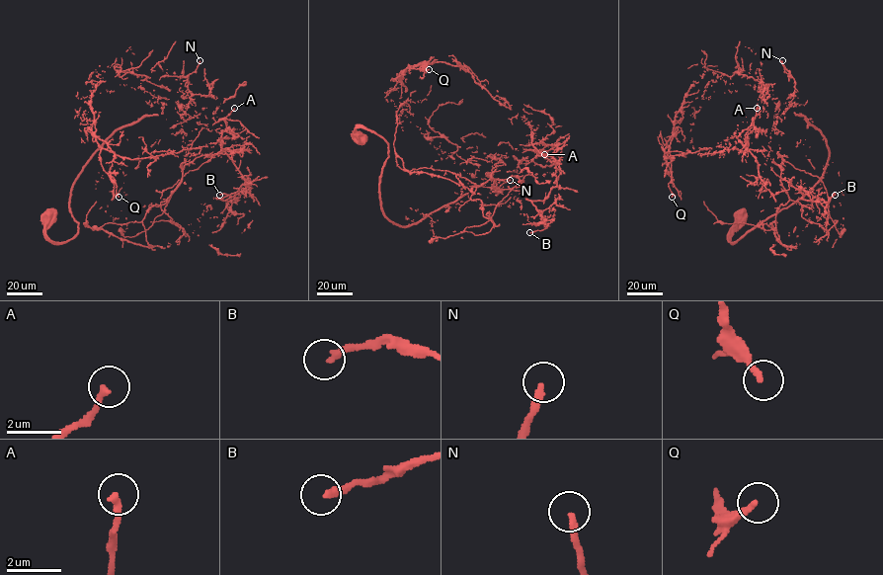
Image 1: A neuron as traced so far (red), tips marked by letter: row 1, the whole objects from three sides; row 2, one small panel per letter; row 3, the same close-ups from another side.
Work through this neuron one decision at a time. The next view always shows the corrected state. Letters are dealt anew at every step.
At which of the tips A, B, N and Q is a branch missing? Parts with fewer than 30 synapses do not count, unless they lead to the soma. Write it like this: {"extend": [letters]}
{"extend": ["N"]}

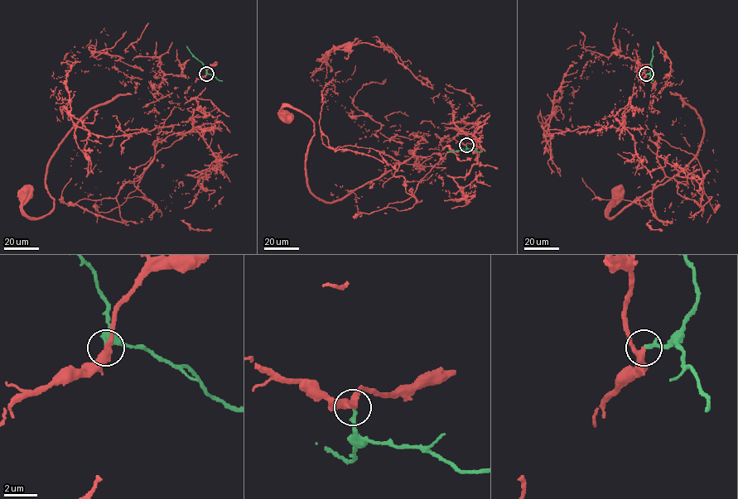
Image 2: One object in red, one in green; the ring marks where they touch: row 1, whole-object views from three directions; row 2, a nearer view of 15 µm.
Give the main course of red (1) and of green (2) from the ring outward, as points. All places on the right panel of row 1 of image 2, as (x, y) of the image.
1: (646, 74), (628, 107), (647, 116), (645, 134), (664, 178), (650, 204), (631, 201), (608, 218), (618, 191)
2: (646, 74), (652, 69), (653, 46)

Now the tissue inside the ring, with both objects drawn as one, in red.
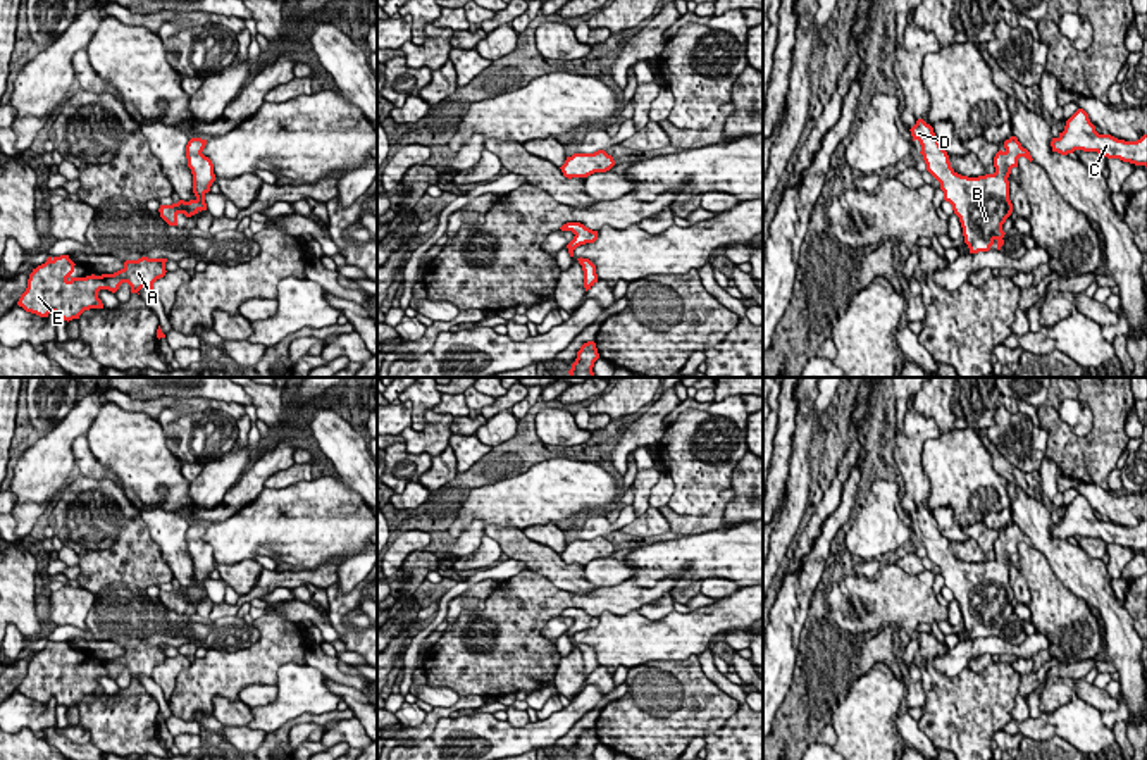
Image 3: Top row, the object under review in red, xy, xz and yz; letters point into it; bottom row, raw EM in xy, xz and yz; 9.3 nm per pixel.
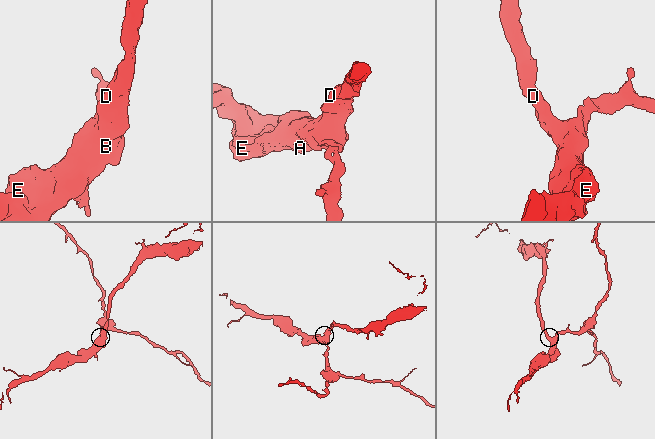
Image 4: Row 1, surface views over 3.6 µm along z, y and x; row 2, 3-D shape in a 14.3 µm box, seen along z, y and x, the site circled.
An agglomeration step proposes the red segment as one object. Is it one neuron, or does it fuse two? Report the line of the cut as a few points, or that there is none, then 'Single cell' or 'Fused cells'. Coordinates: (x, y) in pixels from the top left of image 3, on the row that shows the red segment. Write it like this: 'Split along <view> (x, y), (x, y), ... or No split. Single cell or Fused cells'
No split. Single cell

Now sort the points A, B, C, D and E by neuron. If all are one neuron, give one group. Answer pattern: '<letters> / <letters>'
A B C D E

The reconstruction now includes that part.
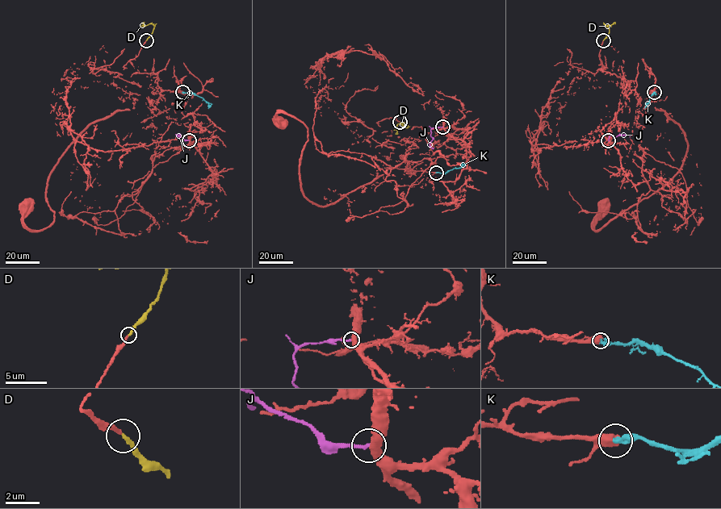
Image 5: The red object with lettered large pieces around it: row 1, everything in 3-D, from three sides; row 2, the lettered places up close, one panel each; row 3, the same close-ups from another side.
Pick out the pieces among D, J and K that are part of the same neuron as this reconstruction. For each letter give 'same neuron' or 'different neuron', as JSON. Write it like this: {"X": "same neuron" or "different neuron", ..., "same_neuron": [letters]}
{"D": "same neuron", "J": "different neuron", "K": "same neuron", "same_neuron": ["D", "K"]}

